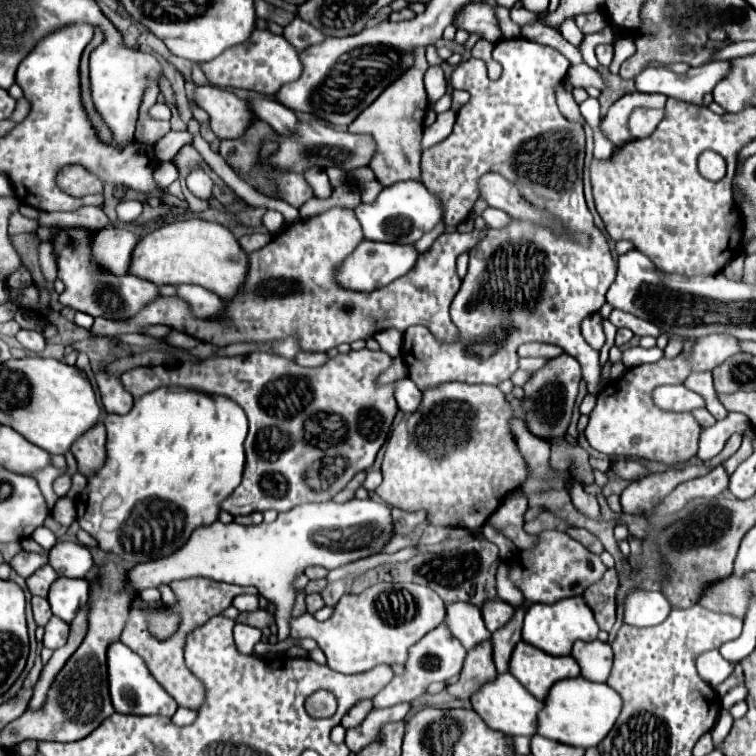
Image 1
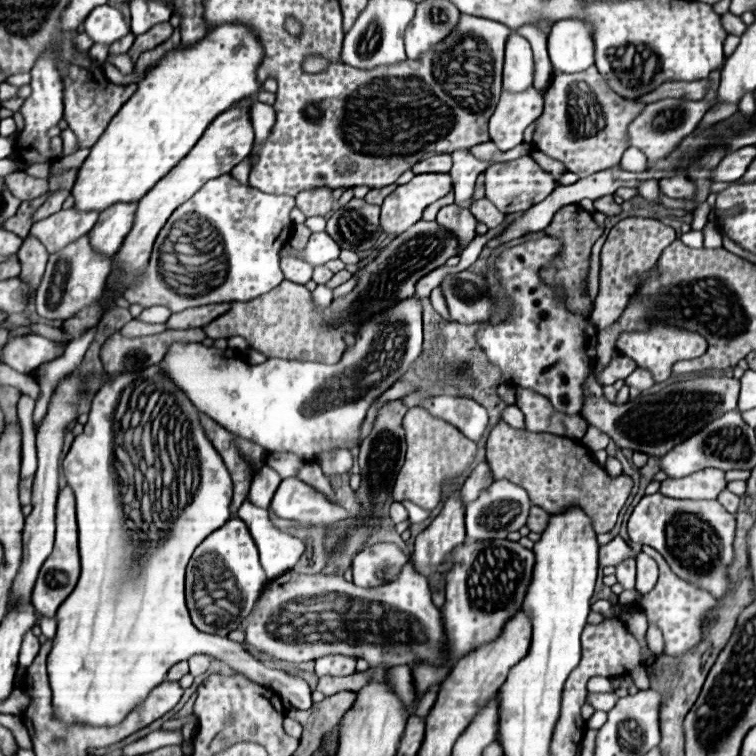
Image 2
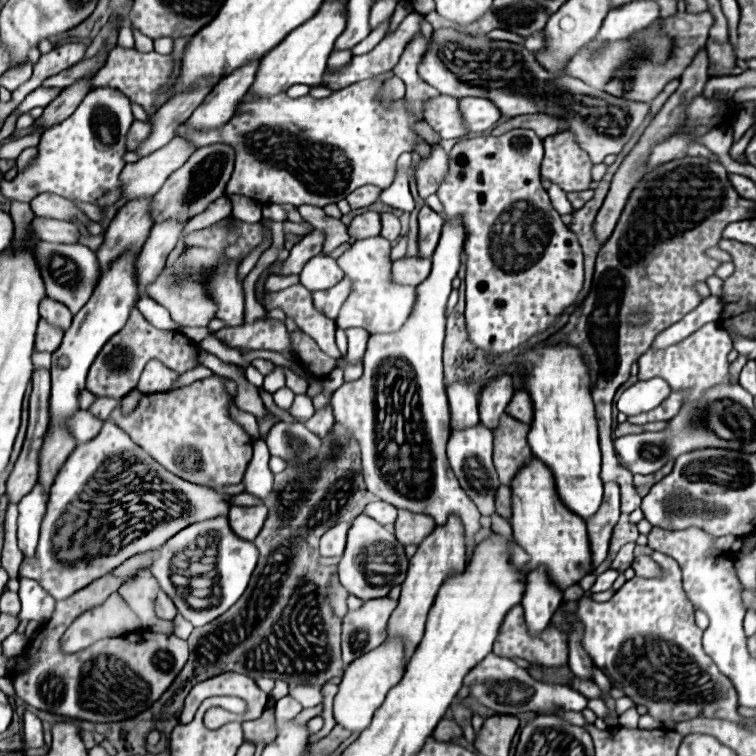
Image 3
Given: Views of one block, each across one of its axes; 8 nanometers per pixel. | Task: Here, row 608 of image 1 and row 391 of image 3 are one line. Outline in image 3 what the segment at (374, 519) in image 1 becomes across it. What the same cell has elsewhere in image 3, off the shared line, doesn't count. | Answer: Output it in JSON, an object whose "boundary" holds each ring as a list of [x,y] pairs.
{"boundary":[[[280,388],[278,392],[274,392],[274,402],[278,408],[288,410],[294,401],[295,394],[290,388]]]}

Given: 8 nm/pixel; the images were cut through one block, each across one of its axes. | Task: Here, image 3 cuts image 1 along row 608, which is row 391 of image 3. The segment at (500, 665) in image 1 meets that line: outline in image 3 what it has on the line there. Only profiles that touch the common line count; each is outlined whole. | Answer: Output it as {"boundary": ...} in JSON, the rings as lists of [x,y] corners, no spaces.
{"boundary":[[[516,390],[508,408],[506,408],[506,414],[510,414],[512,418],[524,422],[524,424],[530,424],[532,422],[532,402],[530,402],[530,396],[526,390]]]}

